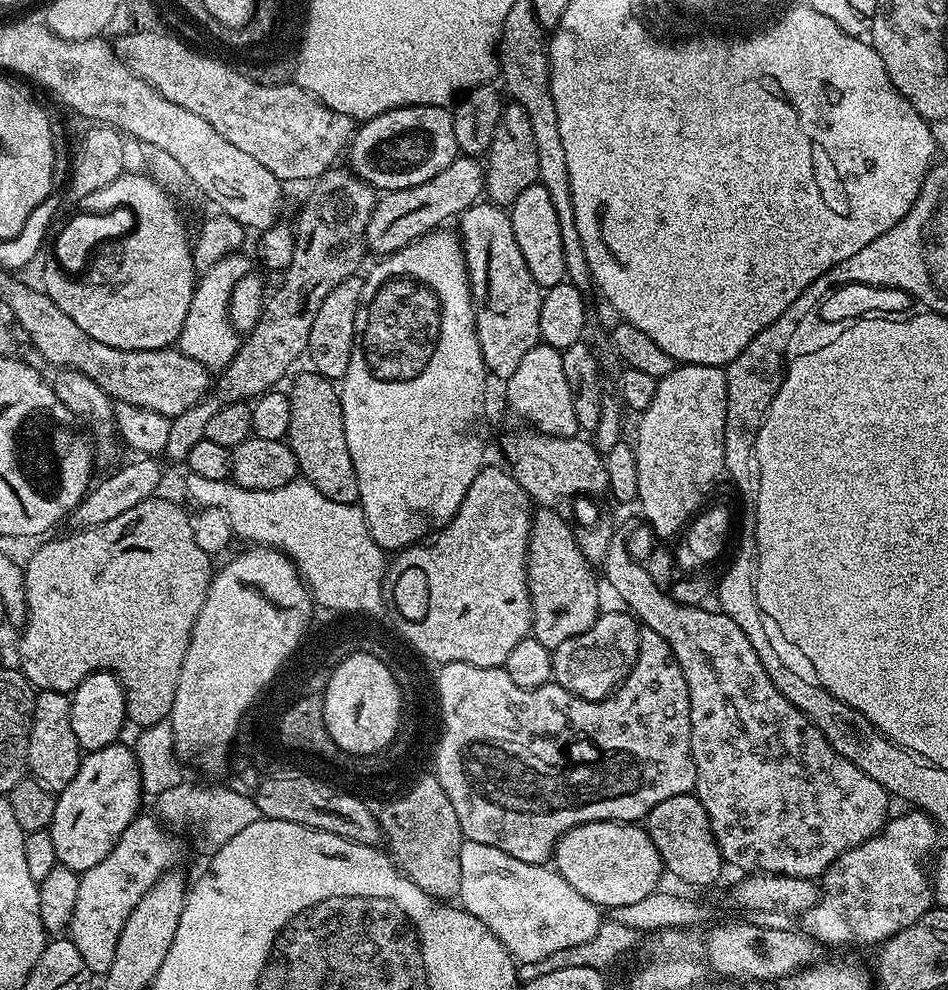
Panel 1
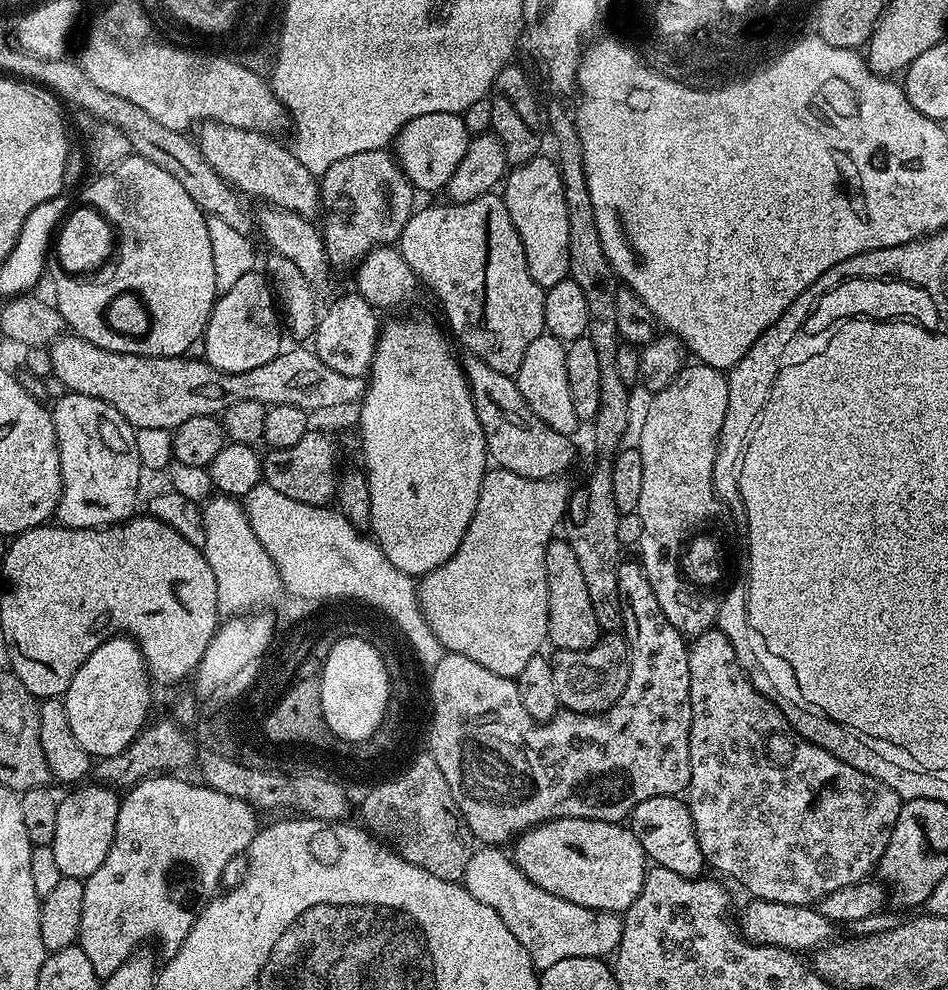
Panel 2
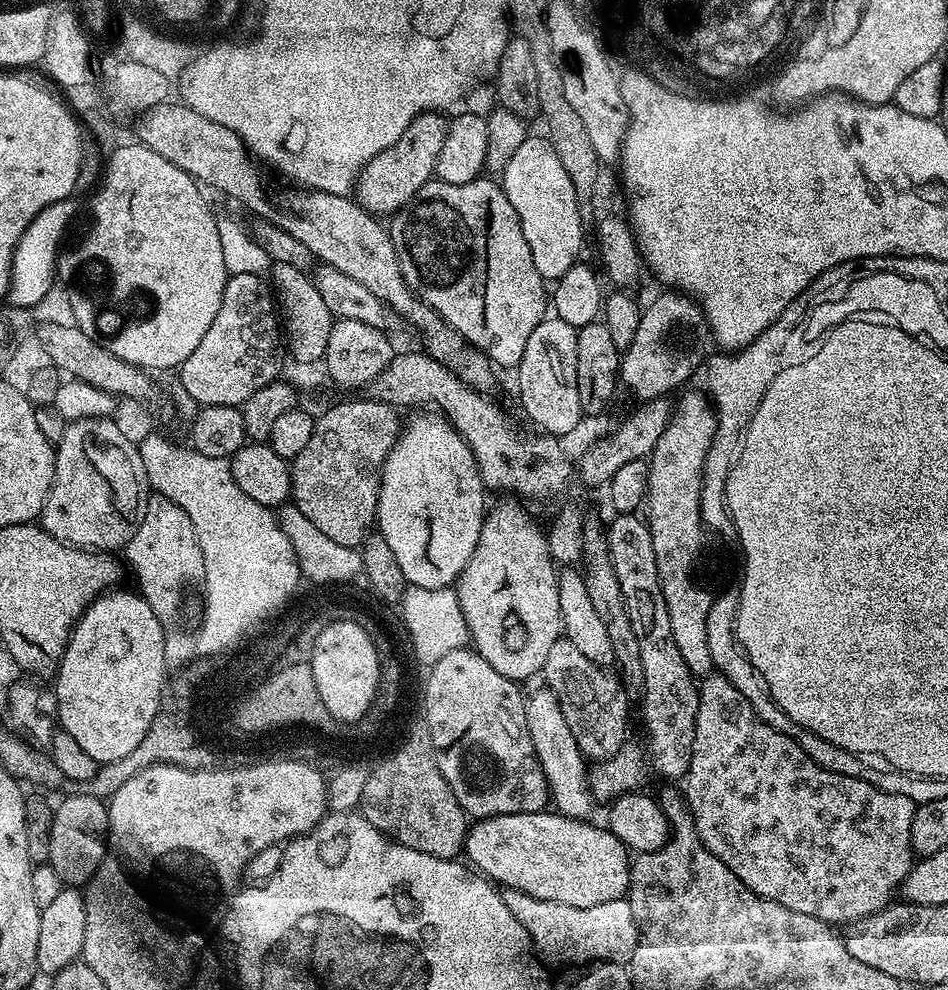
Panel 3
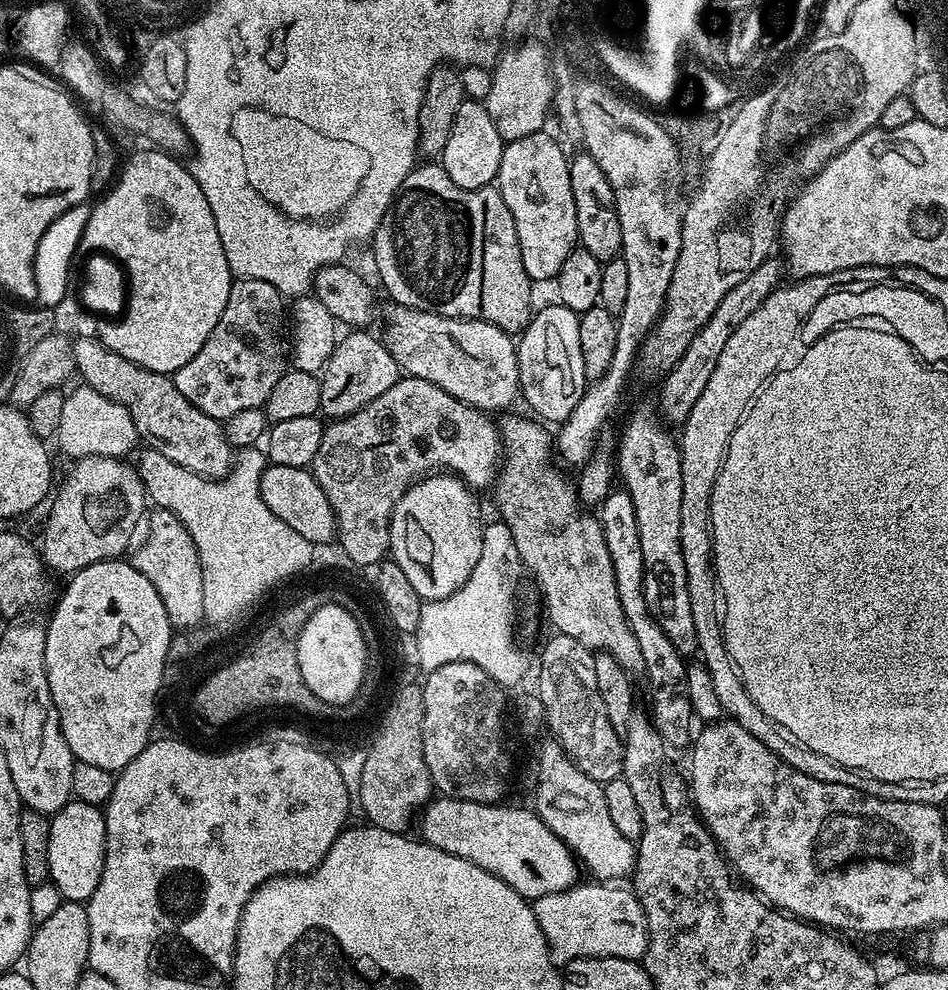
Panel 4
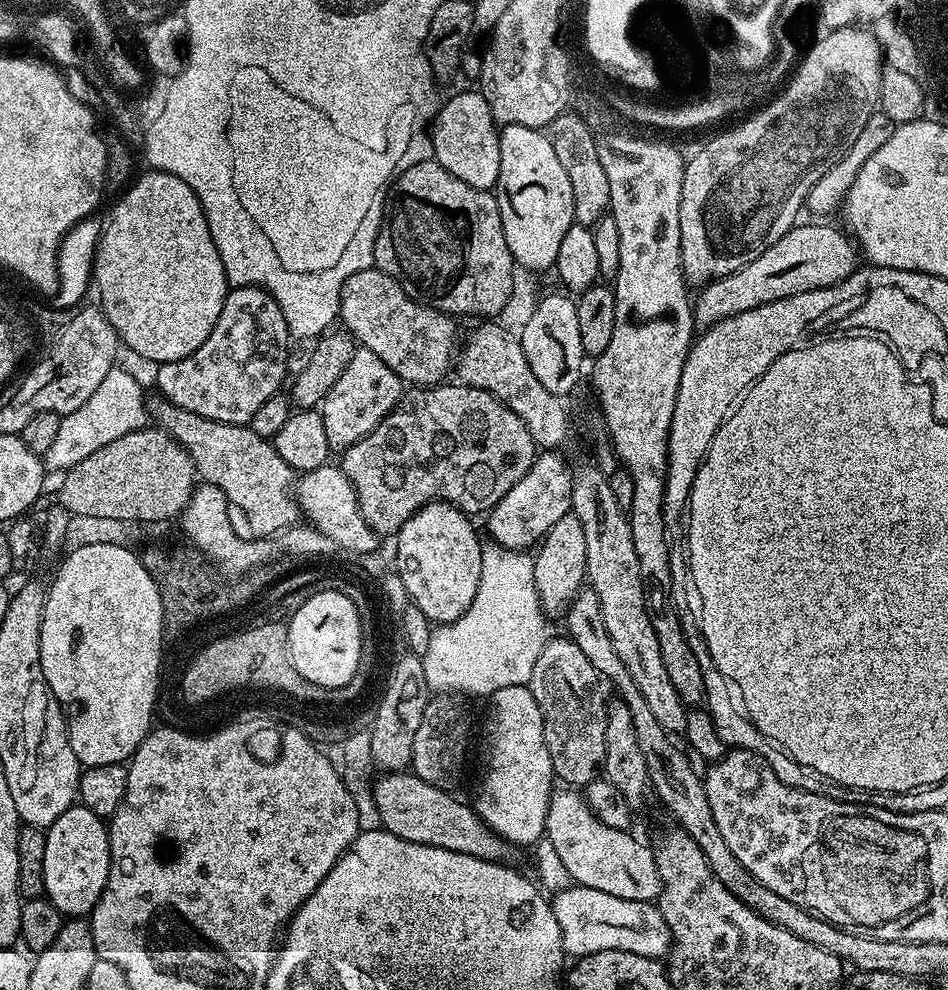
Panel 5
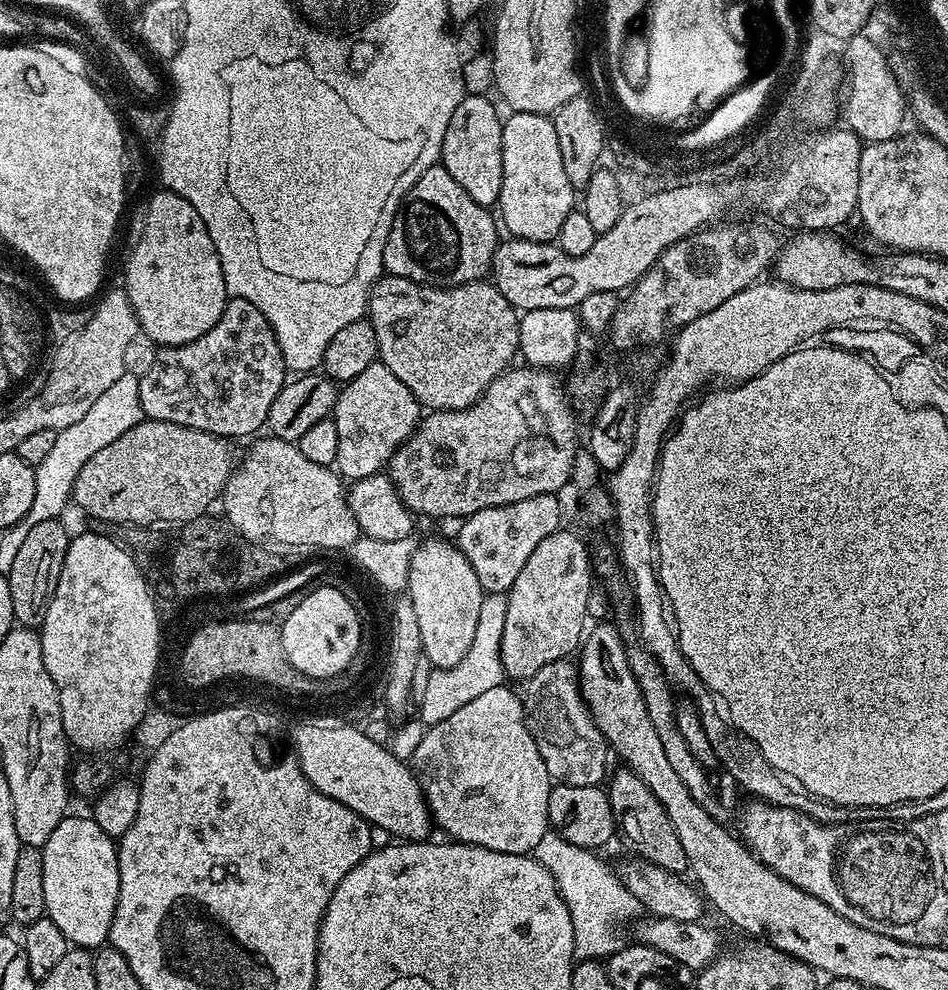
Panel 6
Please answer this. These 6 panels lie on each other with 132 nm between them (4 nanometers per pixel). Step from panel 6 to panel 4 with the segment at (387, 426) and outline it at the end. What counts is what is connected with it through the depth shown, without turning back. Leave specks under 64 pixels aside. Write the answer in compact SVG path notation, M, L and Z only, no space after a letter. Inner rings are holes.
M352 330L347 333L349 336L341 335L337 339L336 348L322 371L320 382L320 412L325 417L332 420L346 418L350 414L362 410L370 402L374 402L374 398L386 394L386 390L390 390L390 386L394 386L394 382L400 380L402 373L398 362L394 362L383 339L379 335L371 336L370 333L371 331L368 330Z

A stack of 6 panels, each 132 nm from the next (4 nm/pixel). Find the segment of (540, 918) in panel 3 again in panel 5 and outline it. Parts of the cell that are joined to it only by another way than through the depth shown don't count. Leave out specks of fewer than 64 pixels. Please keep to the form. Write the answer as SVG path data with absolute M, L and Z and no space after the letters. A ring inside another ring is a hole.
M569 886L555 893L550 903L569 957L589 956L602 950L626 950L660 960L667 957L672 947L672 931L655 903L630 902L630 898L614 898L614 894L579 886Z

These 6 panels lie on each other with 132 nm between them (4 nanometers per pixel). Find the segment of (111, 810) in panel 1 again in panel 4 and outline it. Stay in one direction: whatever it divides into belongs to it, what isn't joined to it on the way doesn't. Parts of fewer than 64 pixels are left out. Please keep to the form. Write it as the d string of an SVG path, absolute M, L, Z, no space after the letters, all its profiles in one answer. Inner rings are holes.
M73 799L51 817L50 826L50 880L61 897L68 902L86 902L102 878L106 850L106 822L97 805Z

